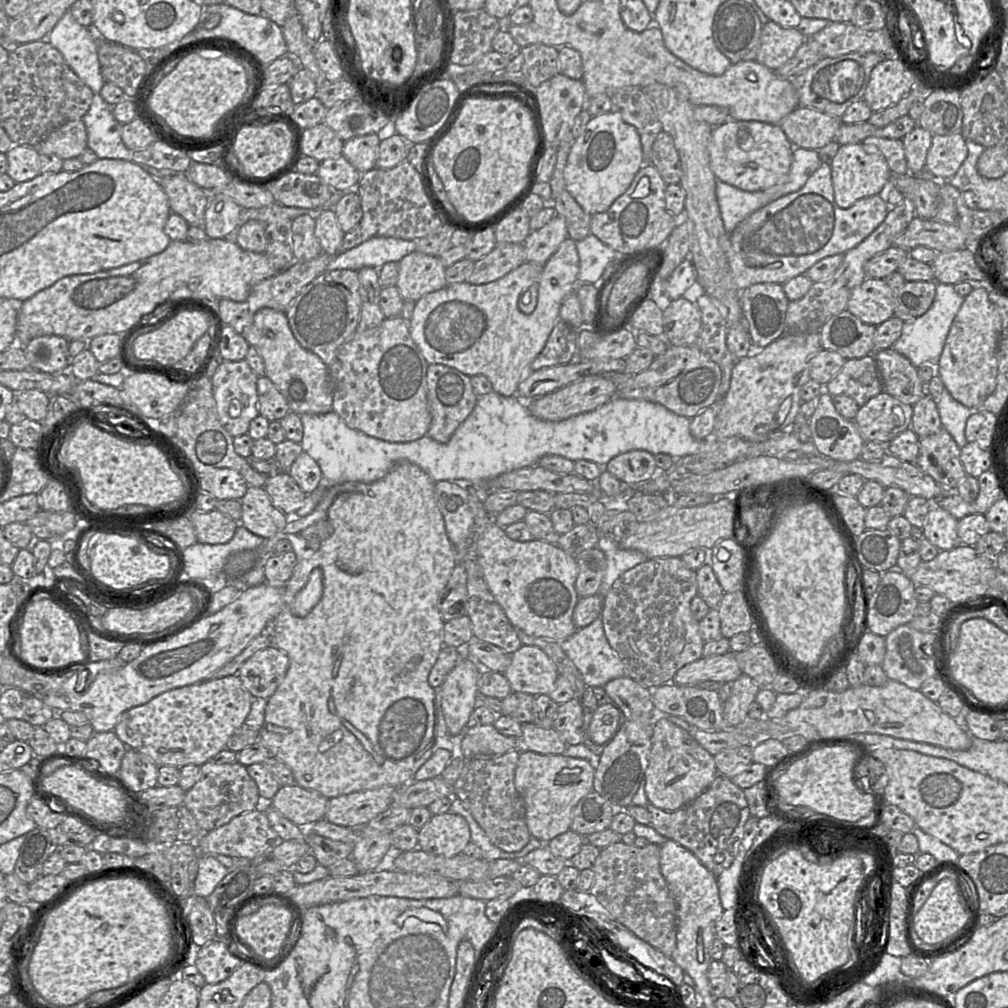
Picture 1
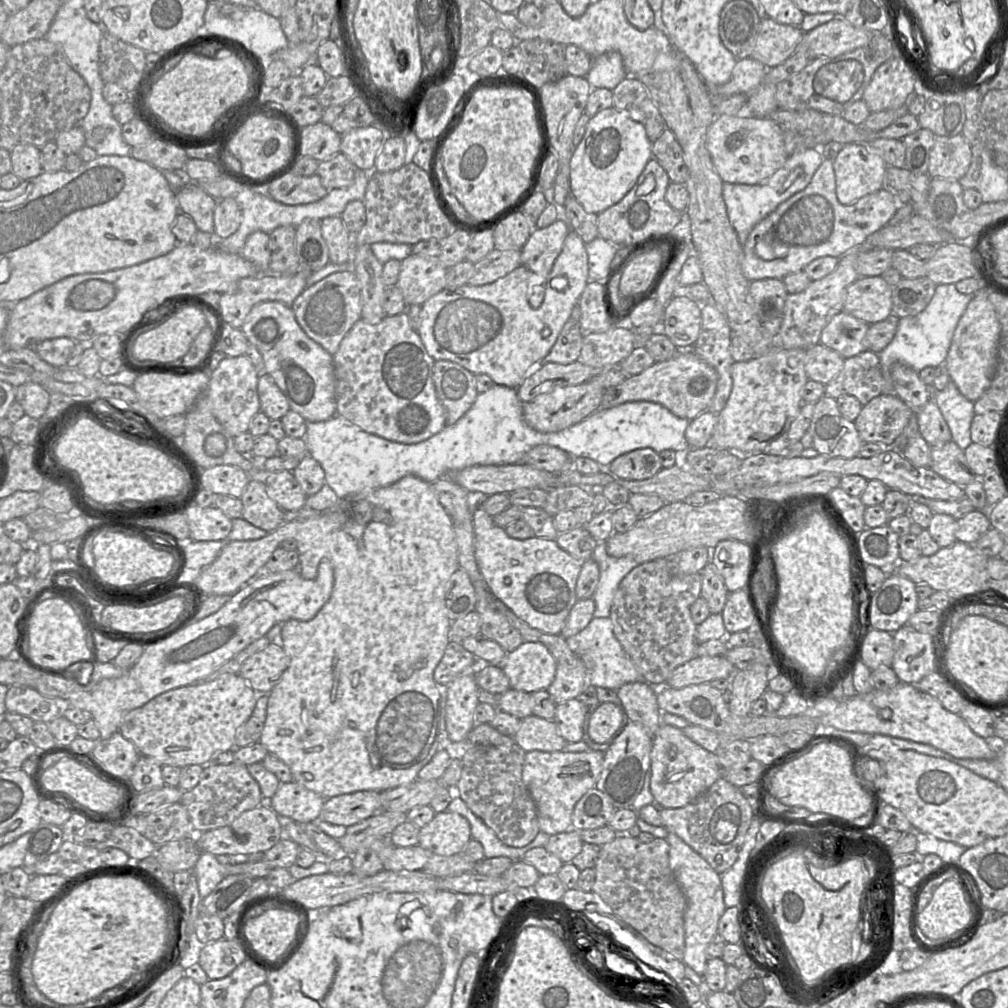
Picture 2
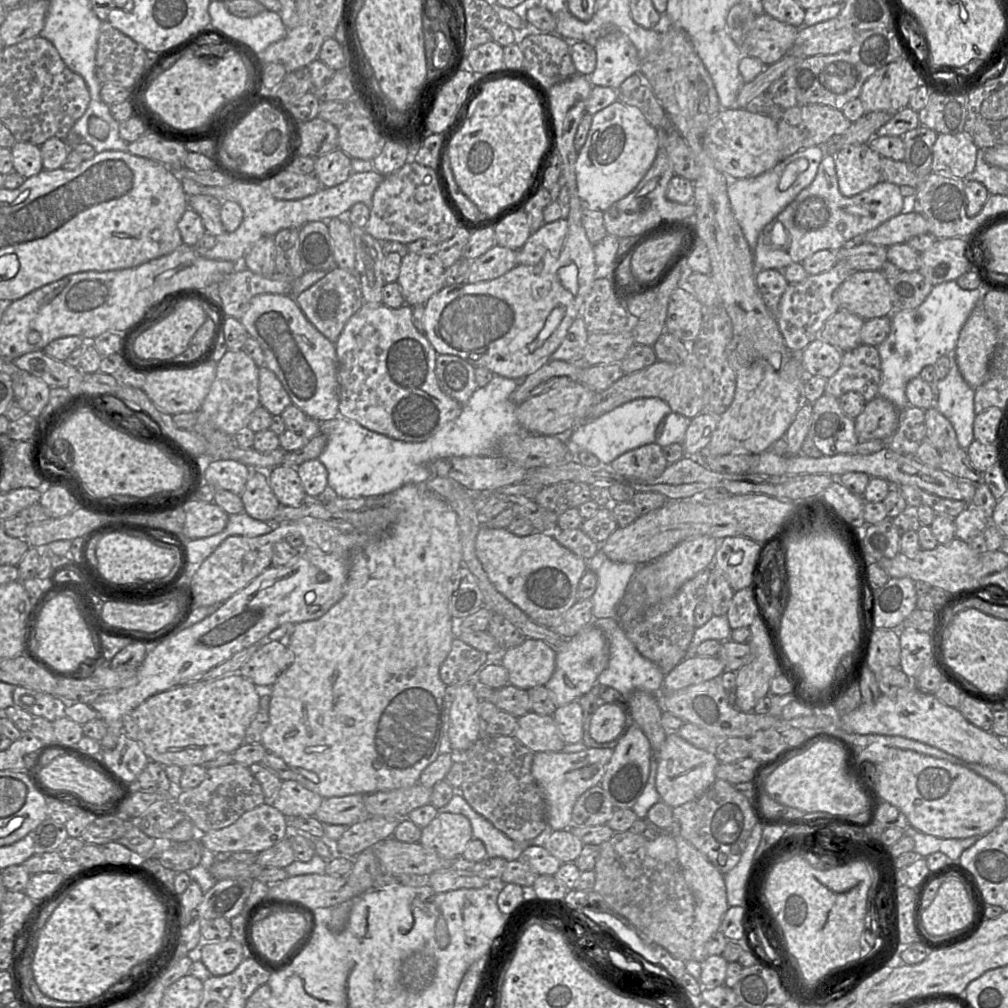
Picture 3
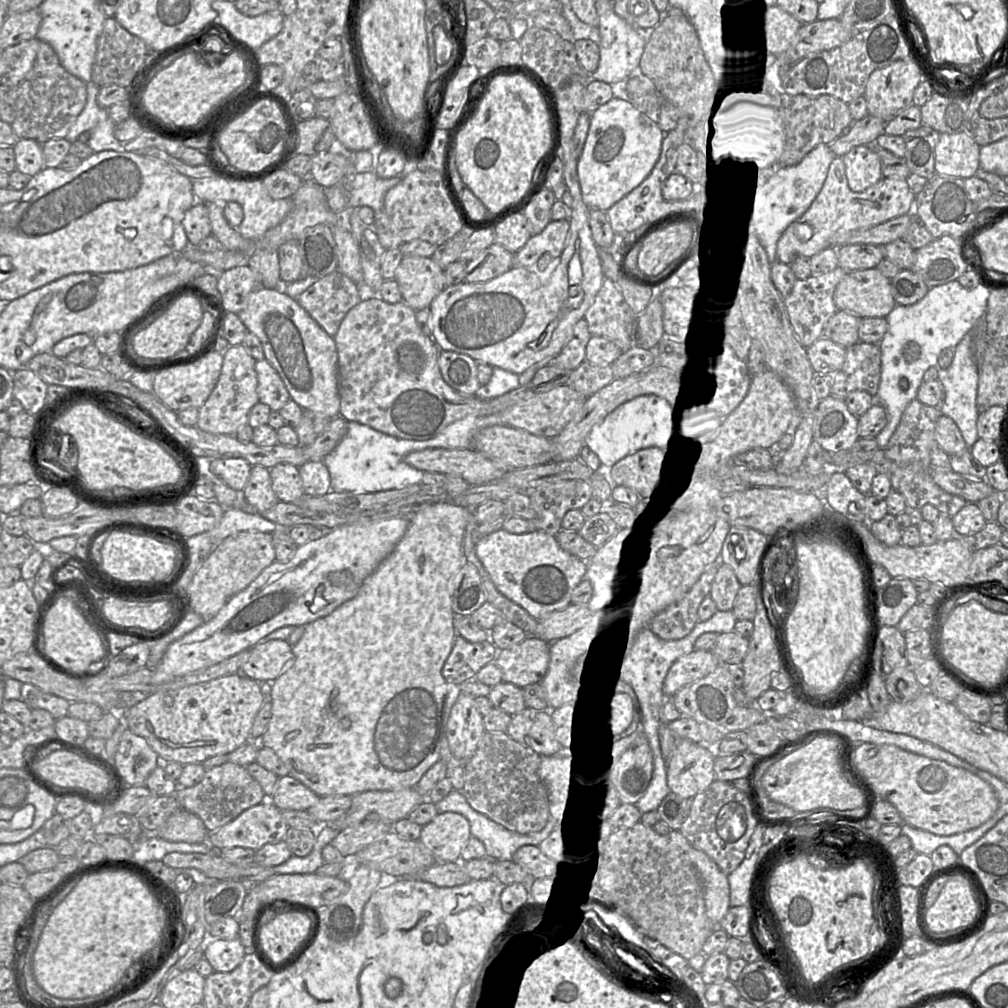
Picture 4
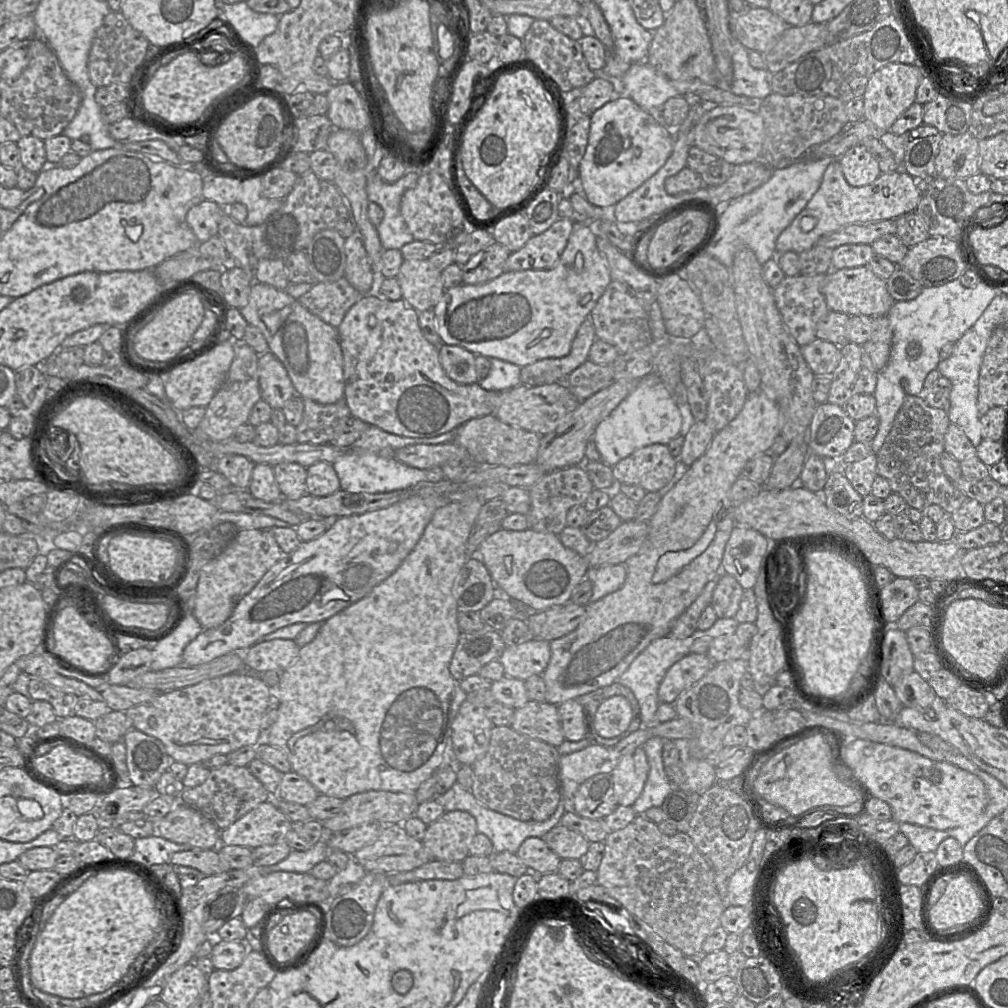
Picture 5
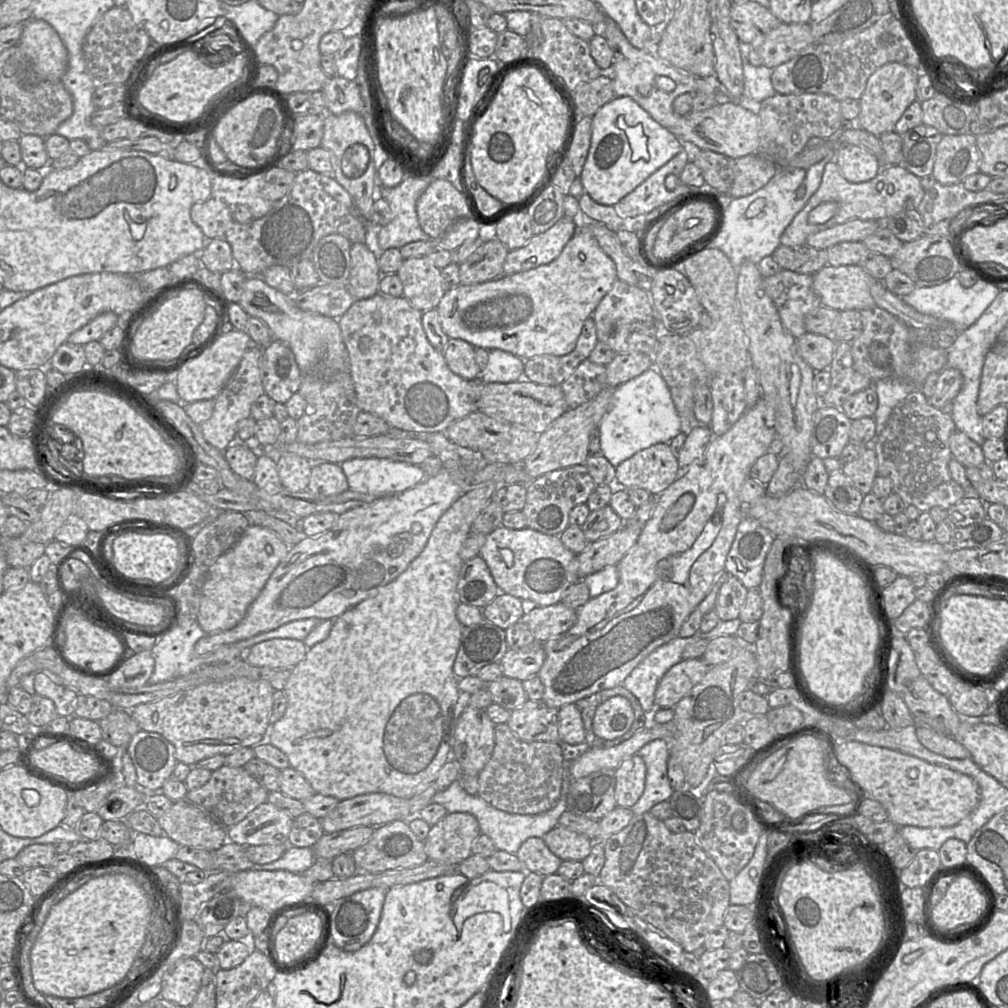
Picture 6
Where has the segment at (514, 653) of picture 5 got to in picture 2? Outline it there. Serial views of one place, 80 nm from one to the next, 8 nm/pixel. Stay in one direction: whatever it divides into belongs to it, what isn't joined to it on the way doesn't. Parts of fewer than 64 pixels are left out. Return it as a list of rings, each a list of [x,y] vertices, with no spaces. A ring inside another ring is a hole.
[[[524,641],[506,654],[501,668],[510,688],[532,694],[548,690],[555,678],[557,661],[545,645]]]

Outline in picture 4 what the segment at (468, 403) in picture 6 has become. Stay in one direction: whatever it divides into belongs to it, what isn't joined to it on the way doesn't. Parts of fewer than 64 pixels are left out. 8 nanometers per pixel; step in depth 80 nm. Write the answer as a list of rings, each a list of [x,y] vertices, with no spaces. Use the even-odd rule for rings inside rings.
[[[364,293],[363,299],[342,320],[334,340],[338,352],[339,415],[346,421],[368,425],[396,438],[427,440],[468,415],[500,414],[525,399],[568,383],[571,371],[547,365],[541,367],[528,384],[496,398],[480,399],[475,394],[459,393],[444,381],[438,365],[440,349],[432,337],[419,328],[415,314],[416,311],[403,301],[390,304],[379,294]]]

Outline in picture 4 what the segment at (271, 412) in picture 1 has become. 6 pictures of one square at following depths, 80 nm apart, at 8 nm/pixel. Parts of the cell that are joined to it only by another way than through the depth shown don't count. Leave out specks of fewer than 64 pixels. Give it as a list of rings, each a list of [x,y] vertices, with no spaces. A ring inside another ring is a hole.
[[[266,359],[256,361],[255,370],[259,401],[268,405],[272,411],[281,410],[291,399],[281,377]]]

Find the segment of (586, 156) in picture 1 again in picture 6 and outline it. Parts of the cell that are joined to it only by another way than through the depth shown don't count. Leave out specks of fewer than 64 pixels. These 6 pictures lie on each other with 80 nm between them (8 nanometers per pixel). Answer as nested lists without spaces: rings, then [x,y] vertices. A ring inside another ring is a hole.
[[[615,96],[592,117],[592,138],[580,179],[585,192],[597,203],[615,206],[682,149],[682,142],[656,122],[636,101],[628,96]]]

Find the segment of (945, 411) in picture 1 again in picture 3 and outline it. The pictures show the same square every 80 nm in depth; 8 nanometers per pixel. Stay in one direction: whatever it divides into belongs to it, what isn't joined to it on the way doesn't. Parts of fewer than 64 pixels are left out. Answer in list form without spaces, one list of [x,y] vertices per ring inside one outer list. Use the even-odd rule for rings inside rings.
[[[954,353],[947,356],[951,356],[950,369],[947,376],[937,383],[938,397],[934,407],[952,424],[959,446],[967,449],[974,440],[975,389],[961,375]]]

